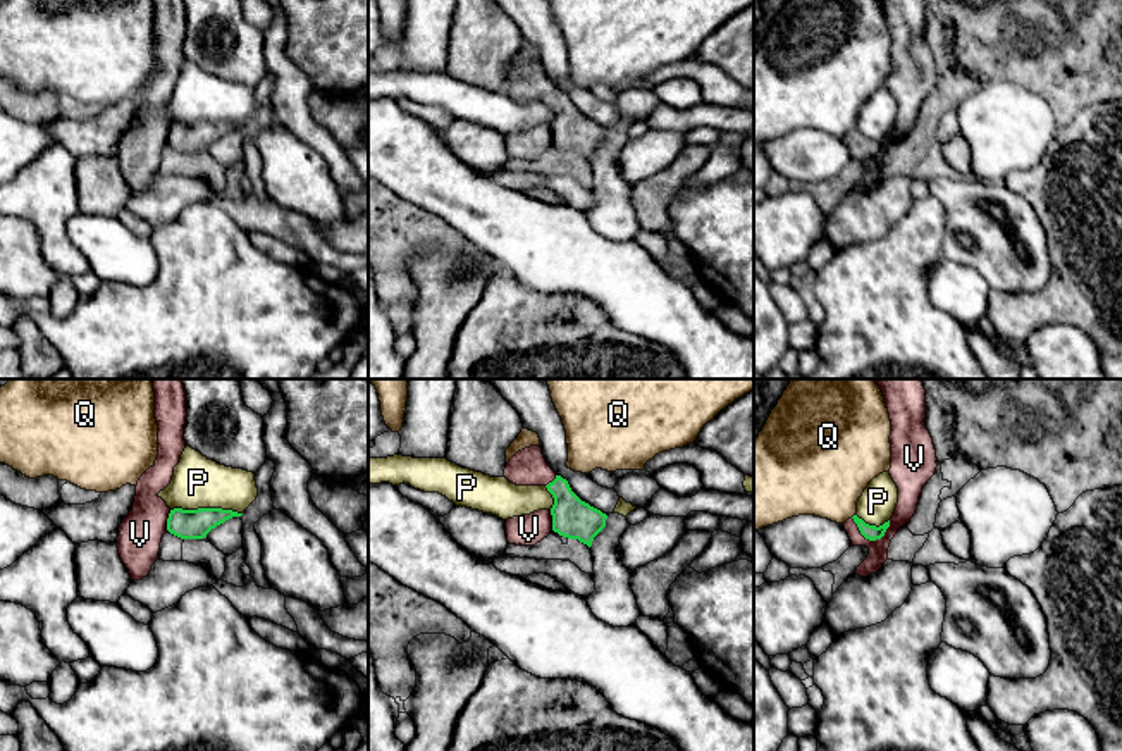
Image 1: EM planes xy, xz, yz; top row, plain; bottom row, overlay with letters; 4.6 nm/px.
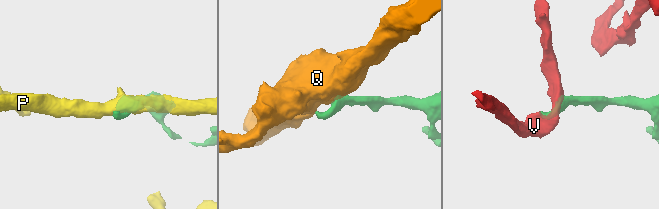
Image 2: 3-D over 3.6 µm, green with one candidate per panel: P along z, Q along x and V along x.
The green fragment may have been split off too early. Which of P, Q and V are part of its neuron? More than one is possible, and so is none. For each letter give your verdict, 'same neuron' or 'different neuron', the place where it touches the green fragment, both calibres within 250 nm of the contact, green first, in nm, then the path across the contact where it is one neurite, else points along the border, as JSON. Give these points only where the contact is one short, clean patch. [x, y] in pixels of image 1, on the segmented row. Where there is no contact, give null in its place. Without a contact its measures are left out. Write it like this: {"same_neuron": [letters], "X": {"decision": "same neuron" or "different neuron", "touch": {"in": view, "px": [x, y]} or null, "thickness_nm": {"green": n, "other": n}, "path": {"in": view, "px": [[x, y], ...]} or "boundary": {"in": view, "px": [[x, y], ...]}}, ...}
{"same_neuron": ["V"], "P": {"decision": "different neuron", "touch": {"in": "xy", "px": [207, 508]}, "thickness_nm": {"green": 140, "other": 240}}, "Q": {"decision": "different neuron", "touch": null}, "V": {"decision": "same neuron", "touch": {"in": "yz", "px": [869, 539]}, "thickness_nm": {"green": 70, "other": 100}, "path": {"in": "yz", "px": [[871, 533], [869, 539], [878, 539], [907, 502]]}}}

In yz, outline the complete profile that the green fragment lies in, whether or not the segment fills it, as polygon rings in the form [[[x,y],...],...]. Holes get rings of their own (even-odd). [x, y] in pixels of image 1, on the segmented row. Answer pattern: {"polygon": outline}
{"polygon": [[[874,379],[879,386],[891,420],[891,469],[898,487],[898,503],[888,522],[869,525],[857,515],[843,527],[852,546],[866,546],[867,558],[854,574],[876,574],[888,560],[888,548],[900,527],[910,522],[926,482],[936,472],[936,450],[926,429],[926,389],[921,379]]]}

